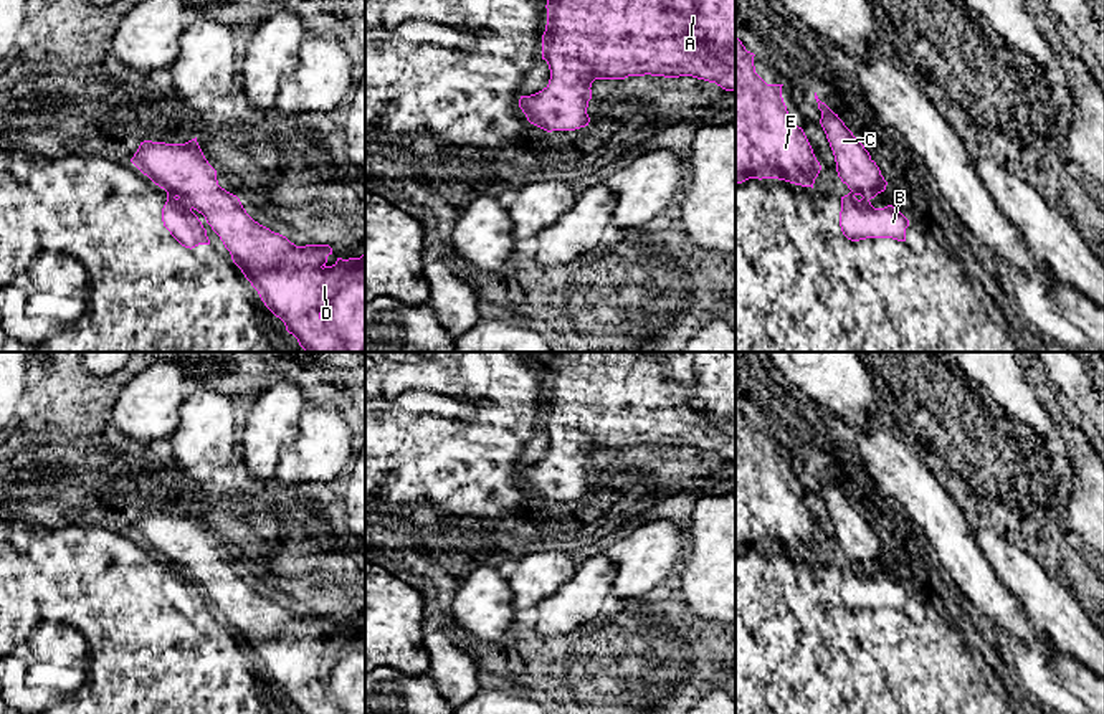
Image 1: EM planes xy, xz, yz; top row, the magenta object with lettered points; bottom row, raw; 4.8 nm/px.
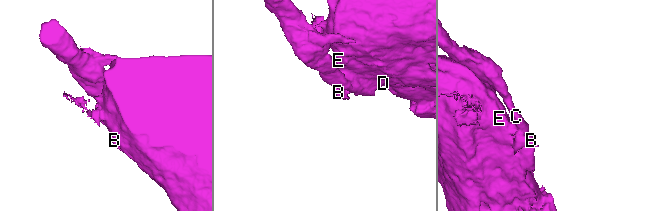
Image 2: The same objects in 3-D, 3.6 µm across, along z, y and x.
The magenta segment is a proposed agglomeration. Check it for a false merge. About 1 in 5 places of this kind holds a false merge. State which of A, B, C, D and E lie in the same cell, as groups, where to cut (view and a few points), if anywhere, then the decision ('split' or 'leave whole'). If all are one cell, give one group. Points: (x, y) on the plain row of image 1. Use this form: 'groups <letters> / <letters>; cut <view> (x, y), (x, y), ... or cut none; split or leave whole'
groups A B C D E; cut none; leave whole

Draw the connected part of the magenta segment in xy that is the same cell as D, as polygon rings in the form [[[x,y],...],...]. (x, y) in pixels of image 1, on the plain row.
[[[197,507],[185,514],[144,511],[131,532],[167,562],[162,592],[170,605],[190,620],[210,615],[207,600],[193,582],[202,583],[264,676],[299,714],[365,714],[365,616],[360,628],[337,628],[327,636],[327,626],[332,625],[329,615],[296,616],[259,595],[236,565],[218,555],[217,540],[205,529]]]

